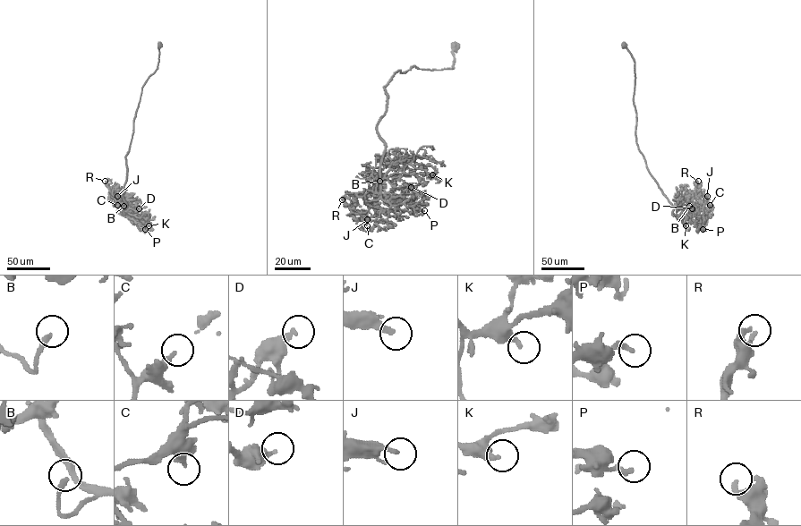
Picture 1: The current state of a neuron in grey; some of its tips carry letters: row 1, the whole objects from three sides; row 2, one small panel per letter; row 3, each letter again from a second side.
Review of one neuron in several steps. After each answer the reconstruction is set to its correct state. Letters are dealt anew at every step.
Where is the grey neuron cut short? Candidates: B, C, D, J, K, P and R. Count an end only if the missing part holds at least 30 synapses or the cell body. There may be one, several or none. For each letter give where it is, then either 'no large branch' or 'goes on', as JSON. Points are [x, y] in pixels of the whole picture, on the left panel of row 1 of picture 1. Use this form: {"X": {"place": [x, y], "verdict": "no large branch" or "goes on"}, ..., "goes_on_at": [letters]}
{"B": {"place": [123, 206], "verdict": "no large branch"}, "C": {"place": [117, 205], "verdict": "no large branch"}, "D": {"place": [139, 208], "verdict": "no large branch"}, "J": {"place": [117, 196], "verdict": "no large branch"}, "K": {"place": [149, 225], "verdict": "no large branch"}, "P": {"place": [145, 229], "verdict": "no large branch"}, "R": {"place": [105, 181], "verdict": "no large branch"}, "goes_on_at": []}

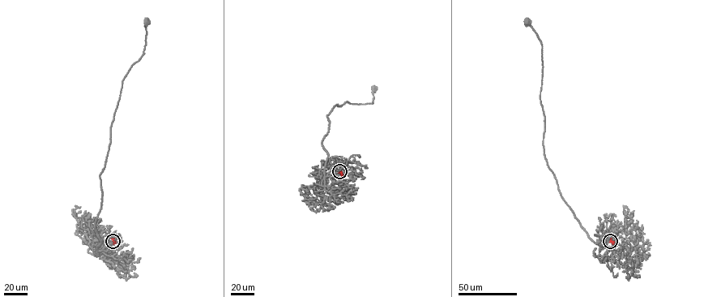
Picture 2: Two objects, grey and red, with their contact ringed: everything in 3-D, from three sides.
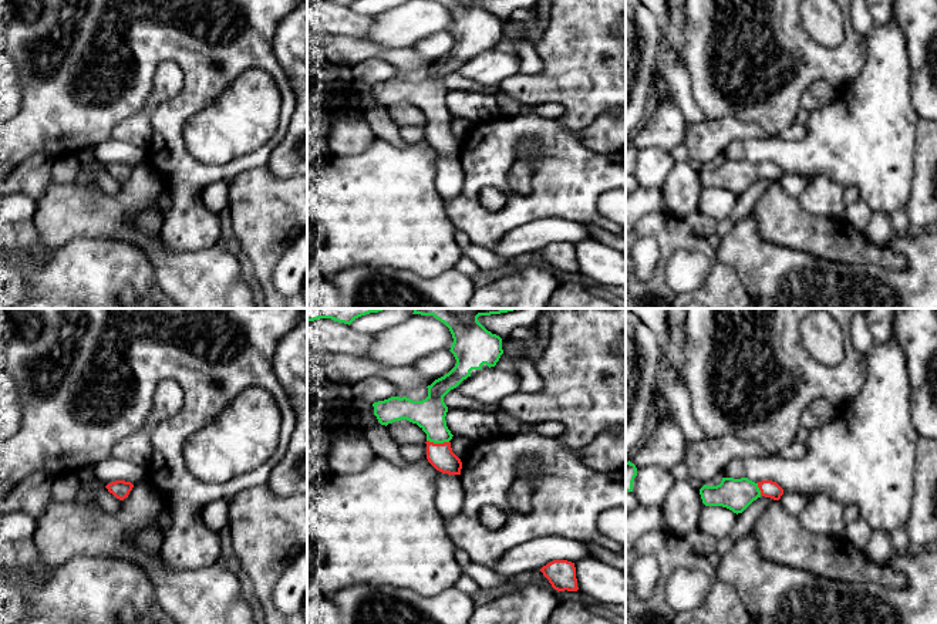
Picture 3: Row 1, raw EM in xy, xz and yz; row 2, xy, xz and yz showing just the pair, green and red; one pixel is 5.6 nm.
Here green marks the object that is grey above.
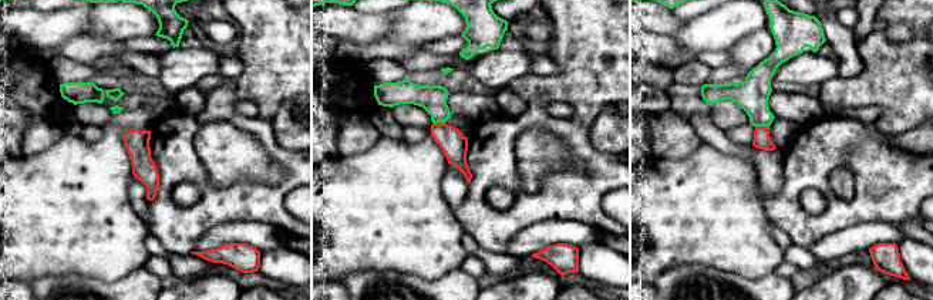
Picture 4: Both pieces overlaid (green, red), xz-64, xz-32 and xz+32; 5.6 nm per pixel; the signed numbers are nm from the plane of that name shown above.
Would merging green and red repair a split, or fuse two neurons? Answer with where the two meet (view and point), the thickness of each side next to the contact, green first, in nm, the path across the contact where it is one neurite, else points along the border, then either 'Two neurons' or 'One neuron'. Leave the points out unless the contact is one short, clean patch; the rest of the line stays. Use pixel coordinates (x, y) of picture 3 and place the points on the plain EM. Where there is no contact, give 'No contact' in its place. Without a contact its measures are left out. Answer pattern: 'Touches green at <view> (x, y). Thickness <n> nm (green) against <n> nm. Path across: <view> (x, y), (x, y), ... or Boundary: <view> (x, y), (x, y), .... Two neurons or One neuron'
Touches green at xz (438, 124). Thickness 180 nm (green) against 140 nm. Path across: xz (428, 95), (435, 108), (438, 124), (440, 137). One neuron

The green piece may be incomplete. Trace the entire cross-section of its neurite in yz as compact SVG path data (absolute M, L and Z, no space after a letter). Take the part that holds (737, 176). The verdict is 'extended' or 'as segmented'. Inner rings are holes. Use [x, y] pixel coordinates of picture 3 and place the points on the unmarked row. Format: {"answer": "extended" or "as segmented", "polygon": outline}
{"answer": "extended", "polygon": "M722 159L717 168L704 166L700 176L705 188L722 188L738 196L761 178L779 182L783 171L772 162L755 165L748 159Z"}

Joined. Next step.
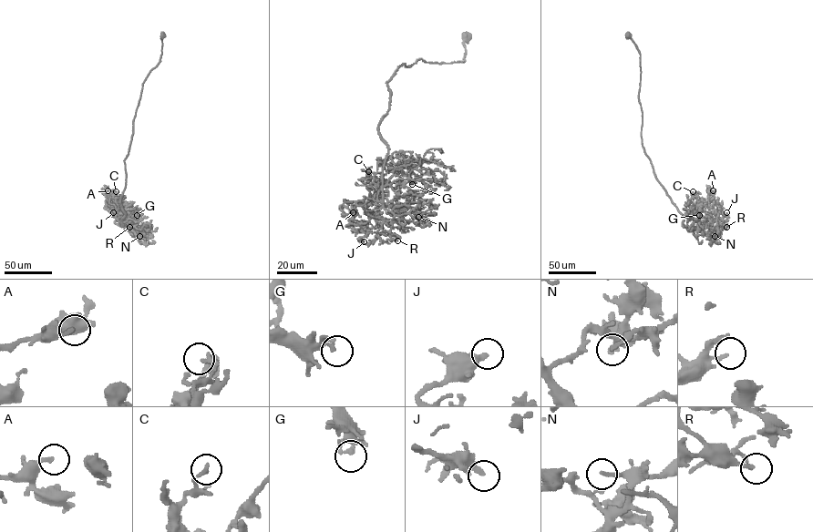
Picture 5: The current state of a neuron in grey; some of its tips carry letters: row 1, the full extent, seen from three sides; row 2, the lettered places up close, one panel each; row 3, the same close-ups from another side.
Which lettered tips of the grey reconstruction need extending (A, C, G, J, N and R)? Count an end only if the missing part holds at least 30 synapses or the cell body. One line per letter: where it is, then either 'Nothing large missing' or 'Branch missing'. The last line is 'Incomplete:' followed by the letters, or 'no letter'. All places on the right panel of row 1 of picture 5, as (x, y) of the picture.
A: Place: (713, 190). Nothing large missing
C: Place: (693, 191). Nothing large missing
G: Place: (699, 215). Nothing large missing
J: Place: (726, 212). Nothing large missing
N: Place: (715, 236). Nothing large missing
R: Place: (726, 227). Nothing large missing
Incomplete: no letter

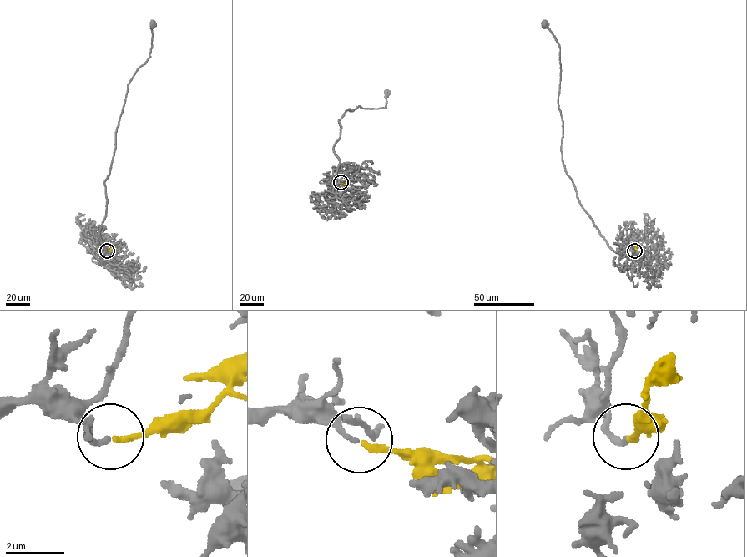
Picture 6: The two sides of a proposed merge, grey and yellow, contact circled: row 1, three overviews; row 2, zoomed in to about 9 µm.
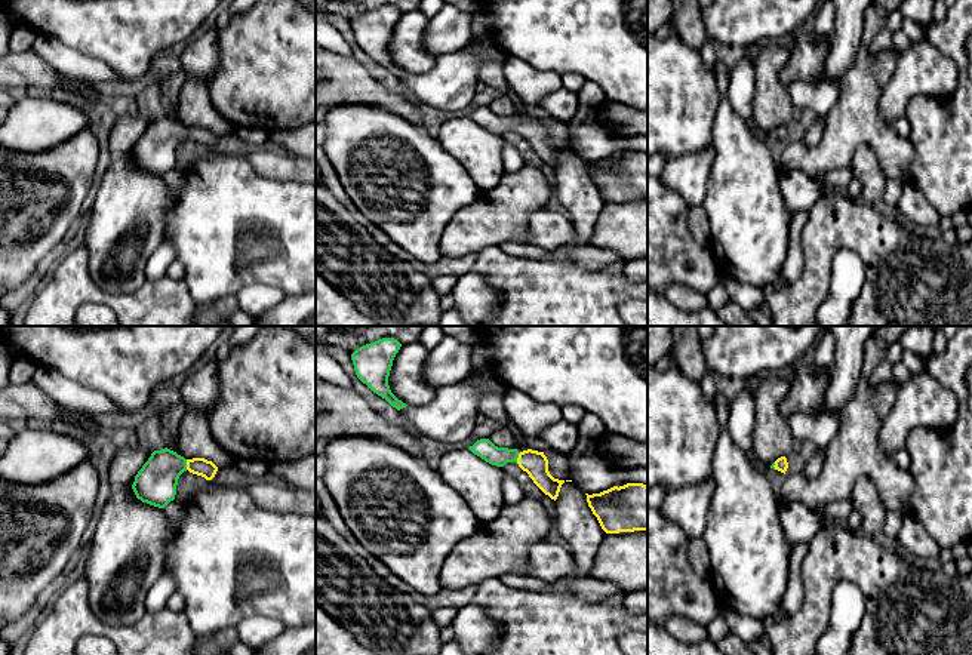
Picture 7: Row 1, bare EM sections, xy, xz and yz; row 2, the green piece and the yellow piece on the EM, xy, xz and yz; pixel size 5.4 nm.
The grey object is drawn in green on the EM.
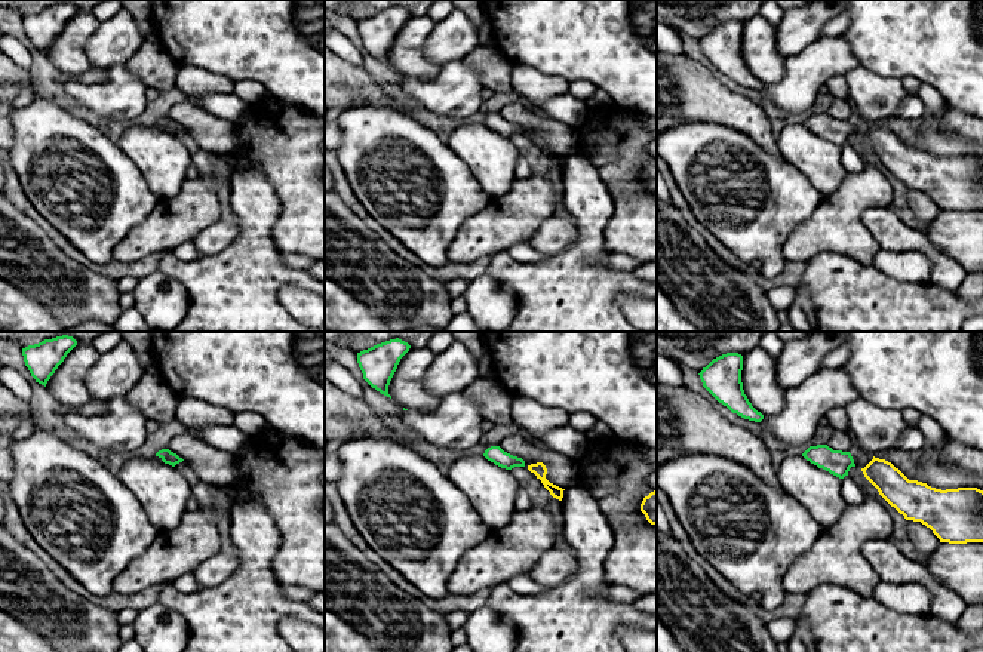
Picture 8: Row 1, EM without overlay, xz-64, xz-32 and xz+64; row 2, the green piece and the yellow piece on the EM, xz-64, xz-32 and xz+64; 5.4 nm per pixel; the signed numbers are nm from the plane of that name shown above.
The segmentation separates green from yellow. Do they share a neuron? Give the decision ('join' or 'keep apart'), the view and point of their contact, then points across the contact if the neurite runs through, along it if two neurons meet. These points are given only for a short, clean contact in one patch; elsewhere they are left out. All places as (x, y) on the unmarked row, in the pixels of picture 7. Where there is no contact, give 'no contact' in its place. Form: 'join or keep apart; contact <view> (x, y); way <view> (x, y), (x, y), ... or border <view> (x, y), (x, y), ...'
join; contact xy (185, 132); way xy (156, 150), (172, 134), (185, 132), (202, 135)

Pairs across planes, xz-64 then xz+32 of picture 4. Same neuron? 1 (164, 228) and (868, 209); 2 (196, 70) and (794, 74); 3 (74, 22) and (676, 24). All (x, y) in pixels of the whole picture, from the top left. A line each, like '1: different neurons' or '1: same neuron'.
1: same neuron
2: same neuron
3: same neuron

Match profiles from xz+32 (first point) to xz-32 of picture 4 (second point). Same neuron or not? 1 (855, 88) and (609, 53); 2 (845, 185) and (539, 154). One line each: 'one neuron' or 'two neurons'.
1: one neuron
2: one neuron

